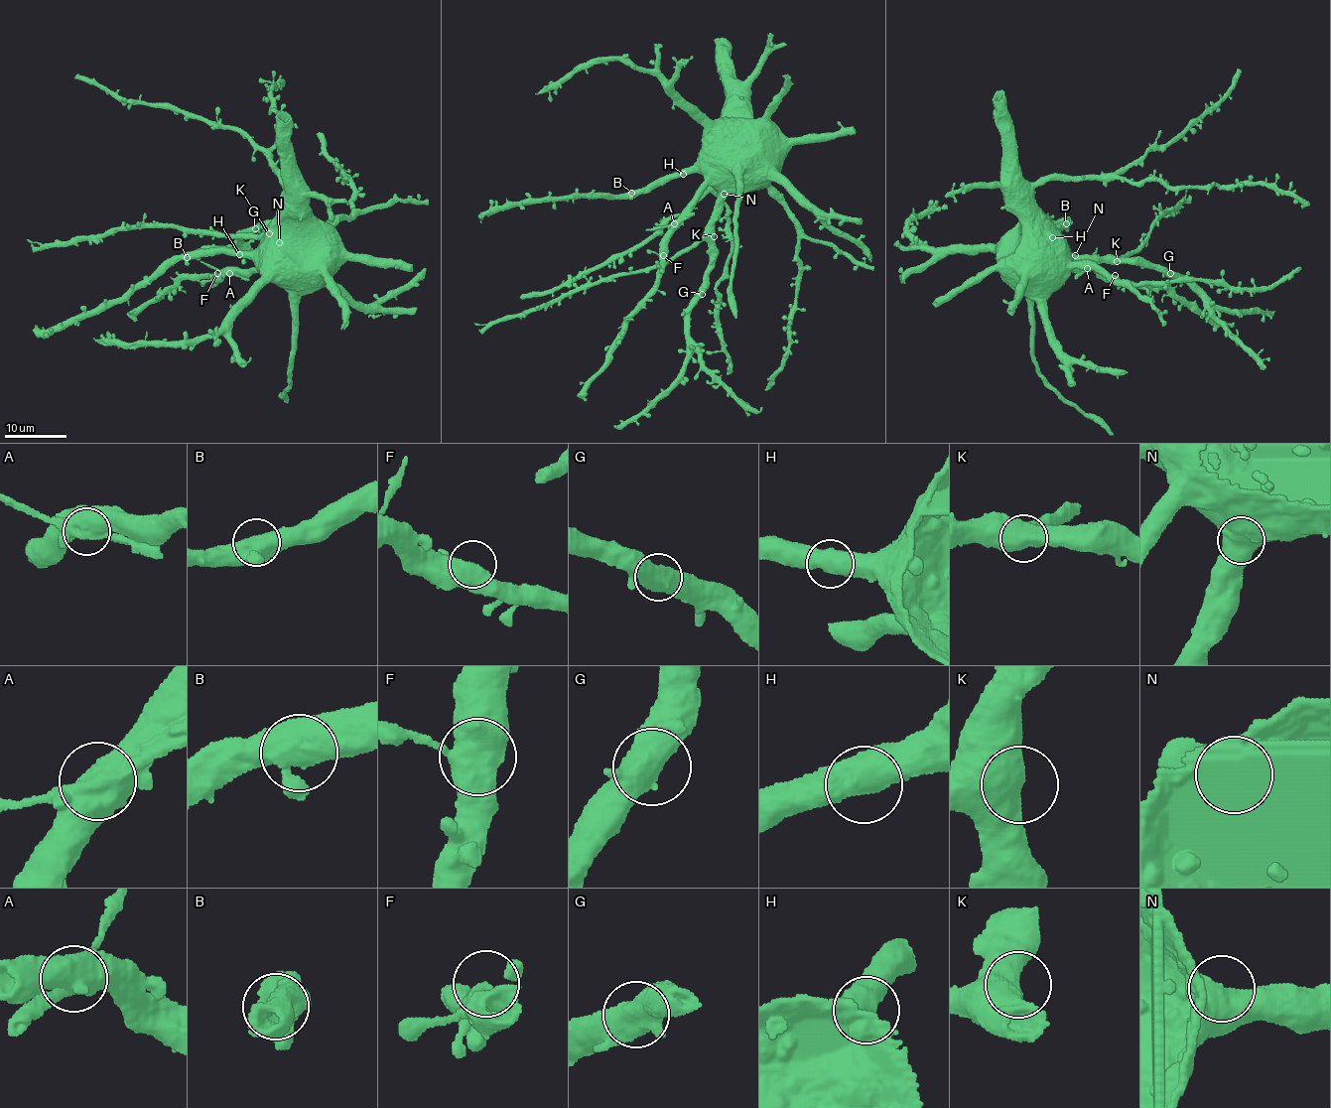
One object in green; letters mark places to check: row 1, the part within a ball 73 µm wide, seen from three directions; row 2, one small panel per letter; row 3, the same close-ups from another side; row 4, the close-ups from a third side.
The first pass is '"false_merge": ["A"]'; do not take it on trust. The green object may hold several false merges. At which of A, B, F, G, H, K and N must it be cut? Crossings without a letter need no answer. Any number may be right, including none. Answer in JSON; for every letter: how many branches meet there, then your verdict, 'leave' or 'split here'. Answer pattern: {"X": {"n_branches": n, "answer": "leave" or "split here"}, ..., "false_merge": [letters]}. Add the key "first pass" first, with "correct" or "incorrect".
{"first pass": "correct", "A": {"n_branches": 1, "answer": "split here"}, "B": {"n_branches": 2, "answer": "leave"}, "F": {"n_branches": 1, "answer": "leave"}, "G": {"n_branches": 2, "answer": "leave"}, "H": {"n_branches": 2, "answer": "leave"}, "K": {"n_branches": 1, "answer": "leave"}, "N": {"n_branches": 1, "answer": "leave"}, "false_merge": ["A"]}

